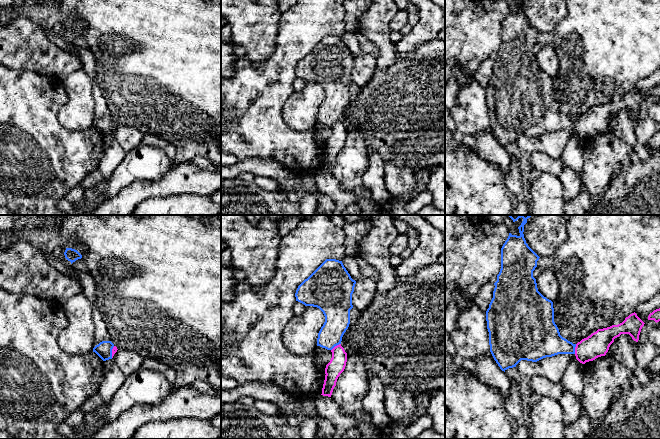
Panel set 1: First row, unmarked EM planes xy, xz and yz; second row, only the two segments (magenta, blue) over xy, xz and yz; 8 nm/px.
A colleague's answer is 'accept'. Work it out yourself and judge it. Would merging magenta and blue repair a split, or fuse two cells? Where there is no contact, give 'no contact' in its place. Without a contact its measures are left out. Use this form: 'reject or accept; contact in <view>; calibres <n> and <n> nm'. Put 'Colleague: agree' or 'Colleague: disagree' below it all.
reject; contact in xz; calibres 140 and 200 nm
Colleague: disagree

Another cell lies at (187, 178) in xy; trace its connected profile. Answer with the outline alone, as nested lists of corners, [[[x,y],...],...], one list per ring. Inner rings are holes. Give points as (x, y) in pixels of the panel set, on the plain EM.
[[[186,162],[173,165],[159,181],[135,181],[114,197],[96,207],[90,215],[130,215],[139,203],[146,199],[167,197],[175,194],[195,194],[211,196],[221,190],[221,172],[200,169],[195,164]]]

